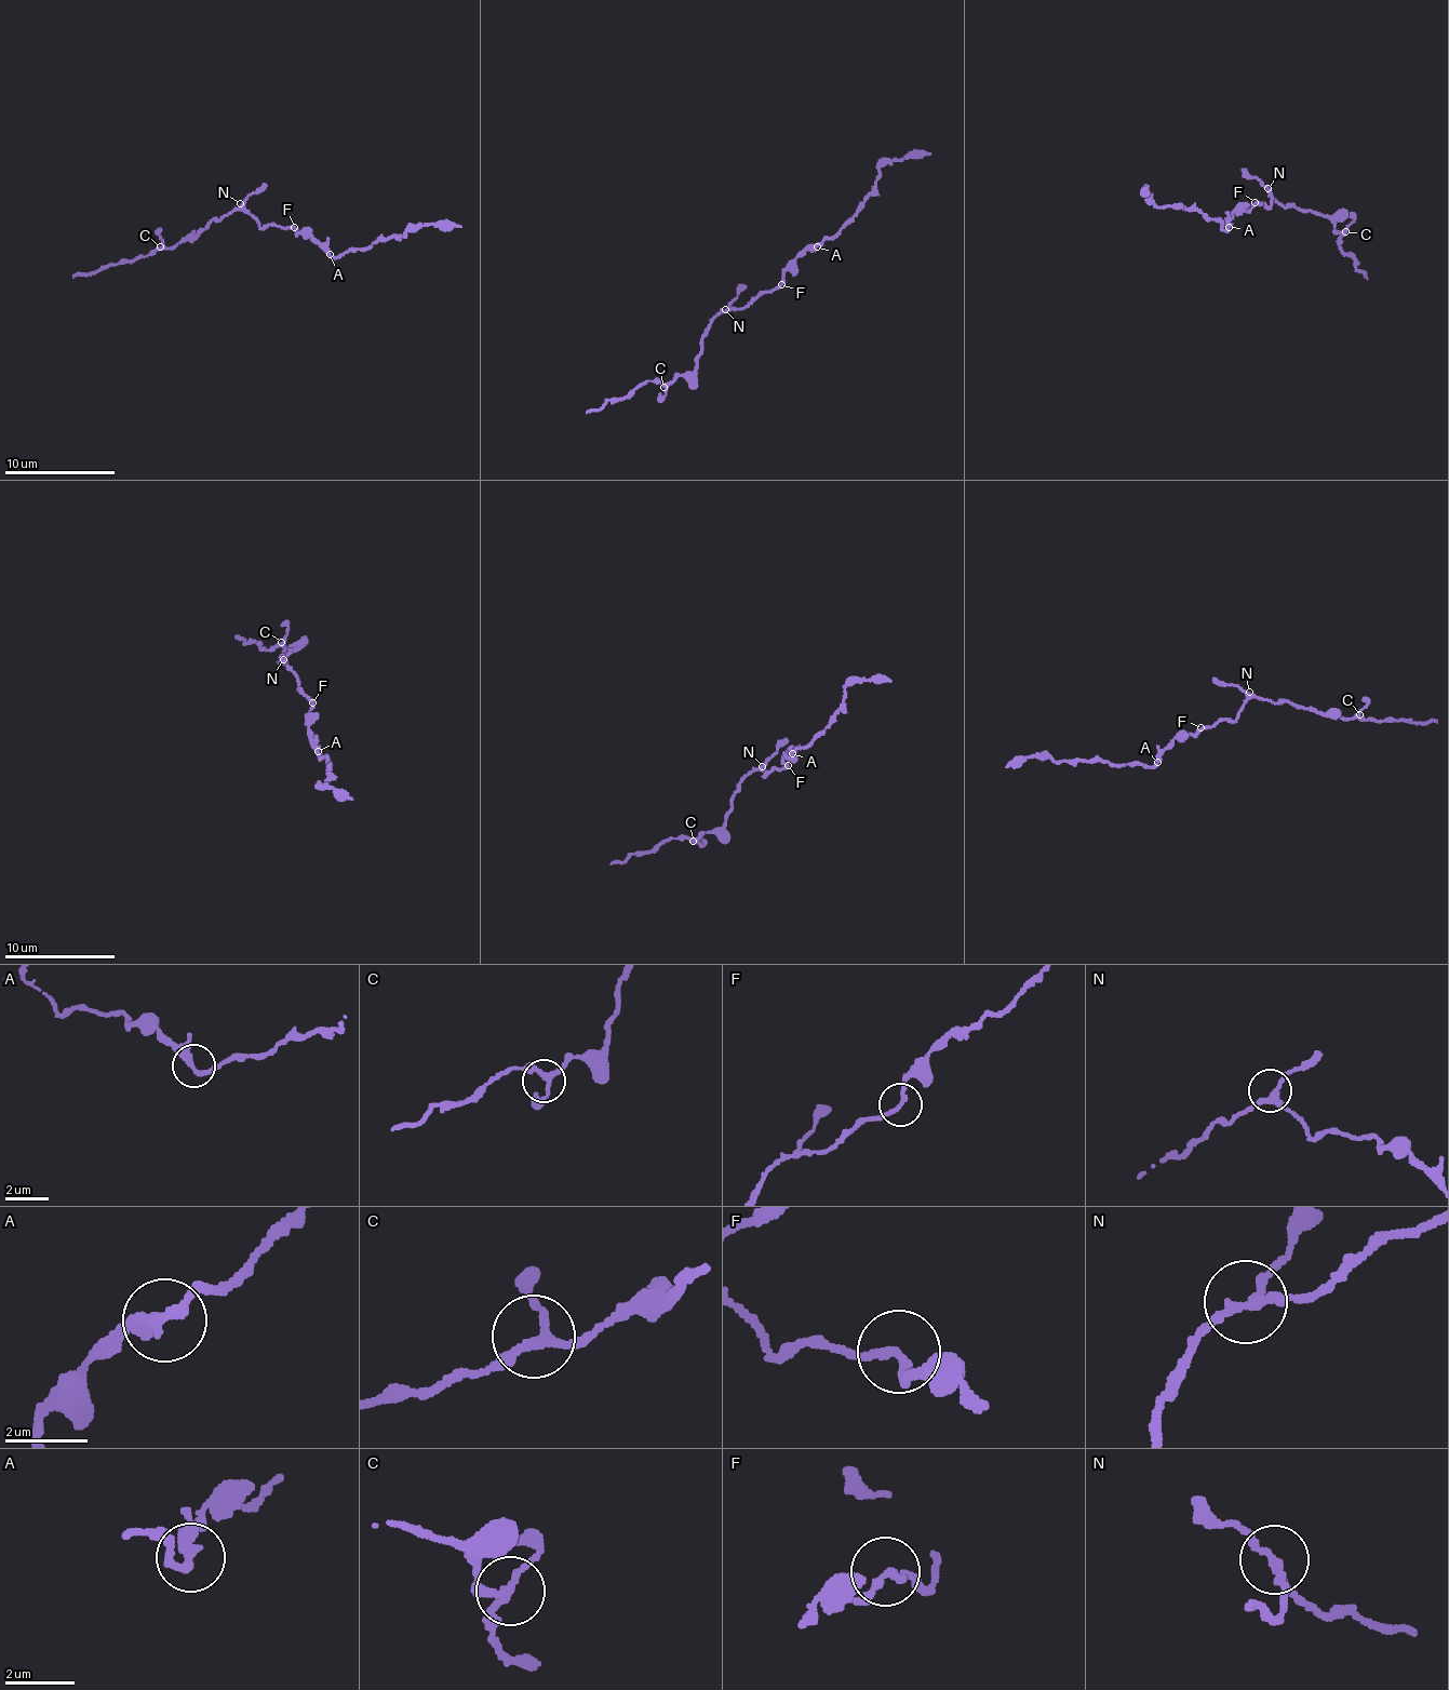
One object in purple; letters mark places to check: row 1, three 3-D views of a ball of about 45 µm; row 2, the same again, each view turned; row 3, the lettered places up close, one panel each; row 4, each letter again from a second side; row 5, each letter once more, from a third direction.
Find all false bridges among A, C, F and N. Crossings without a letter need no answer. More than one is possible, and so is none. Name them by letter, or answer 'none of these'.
none of these

